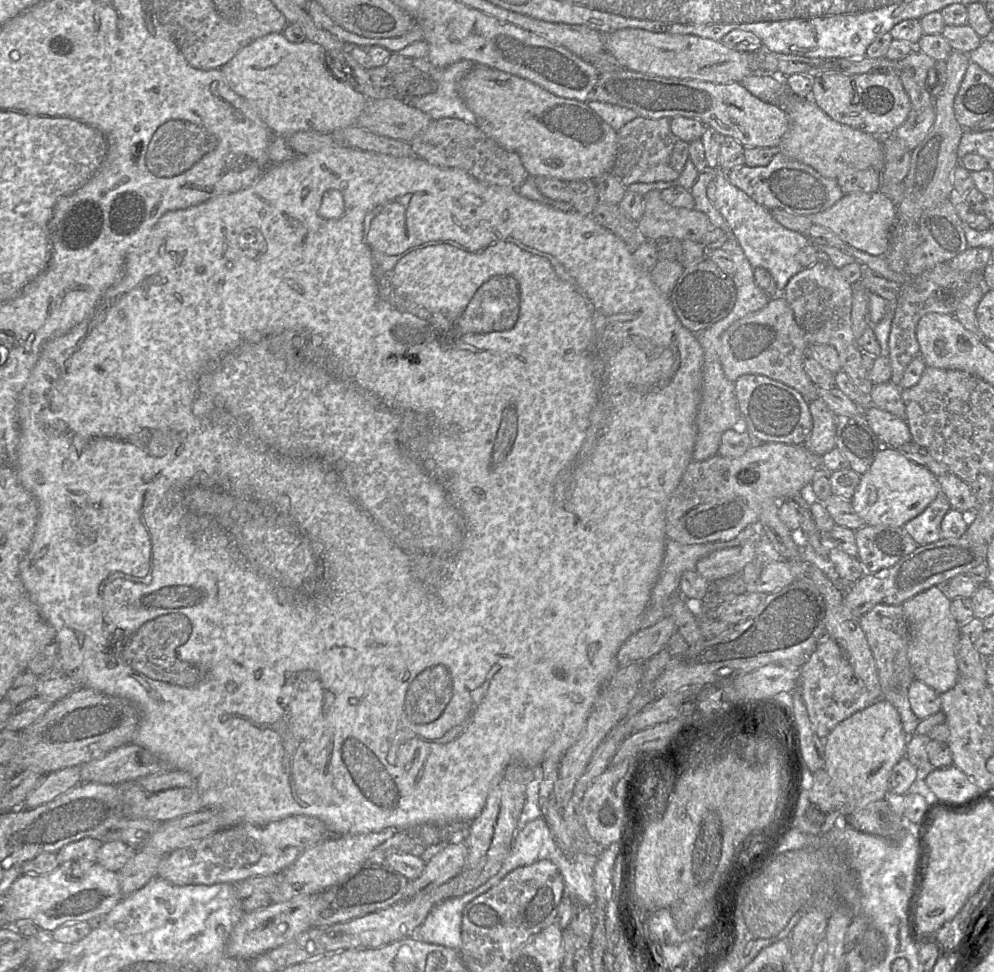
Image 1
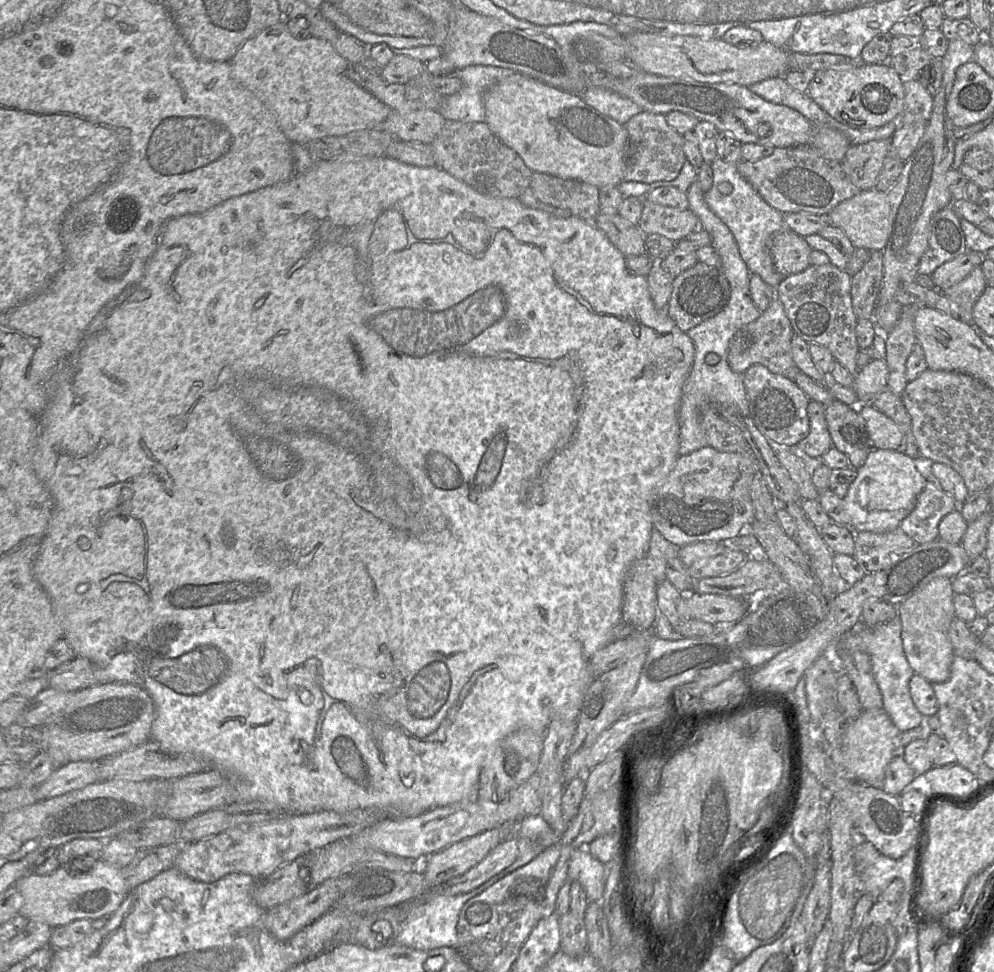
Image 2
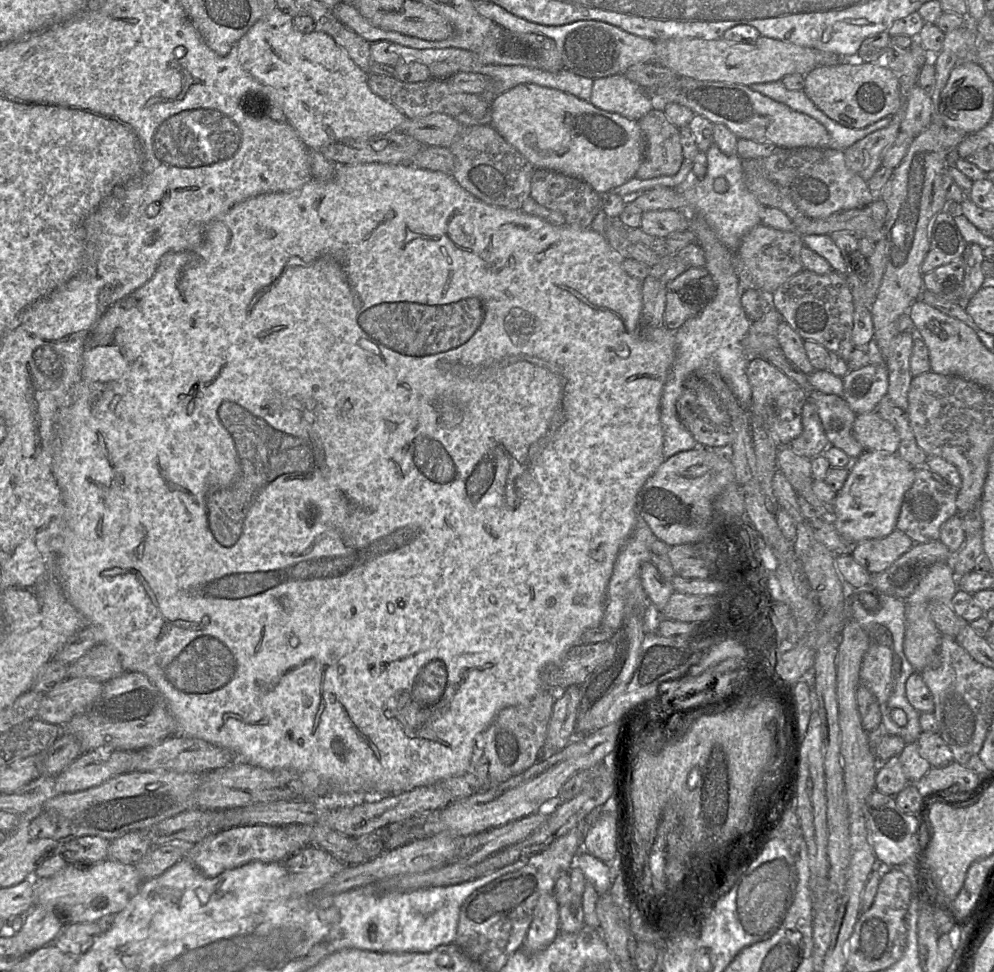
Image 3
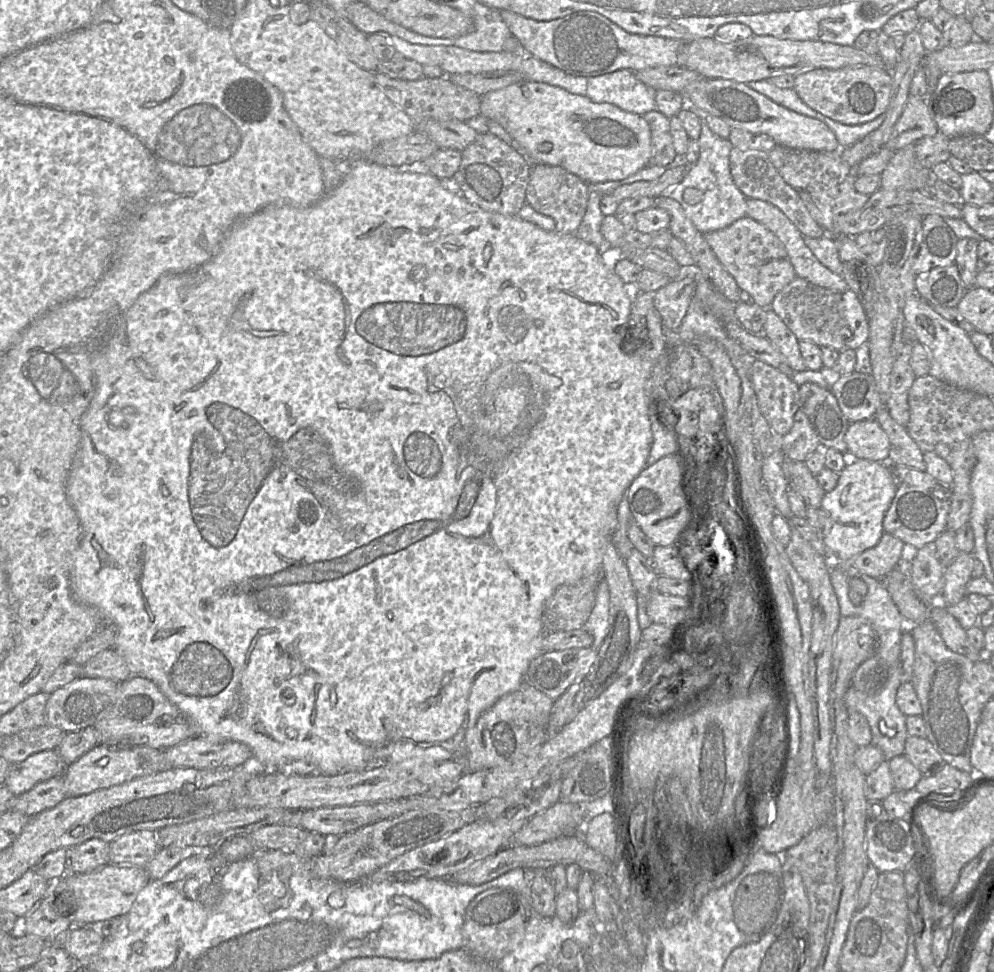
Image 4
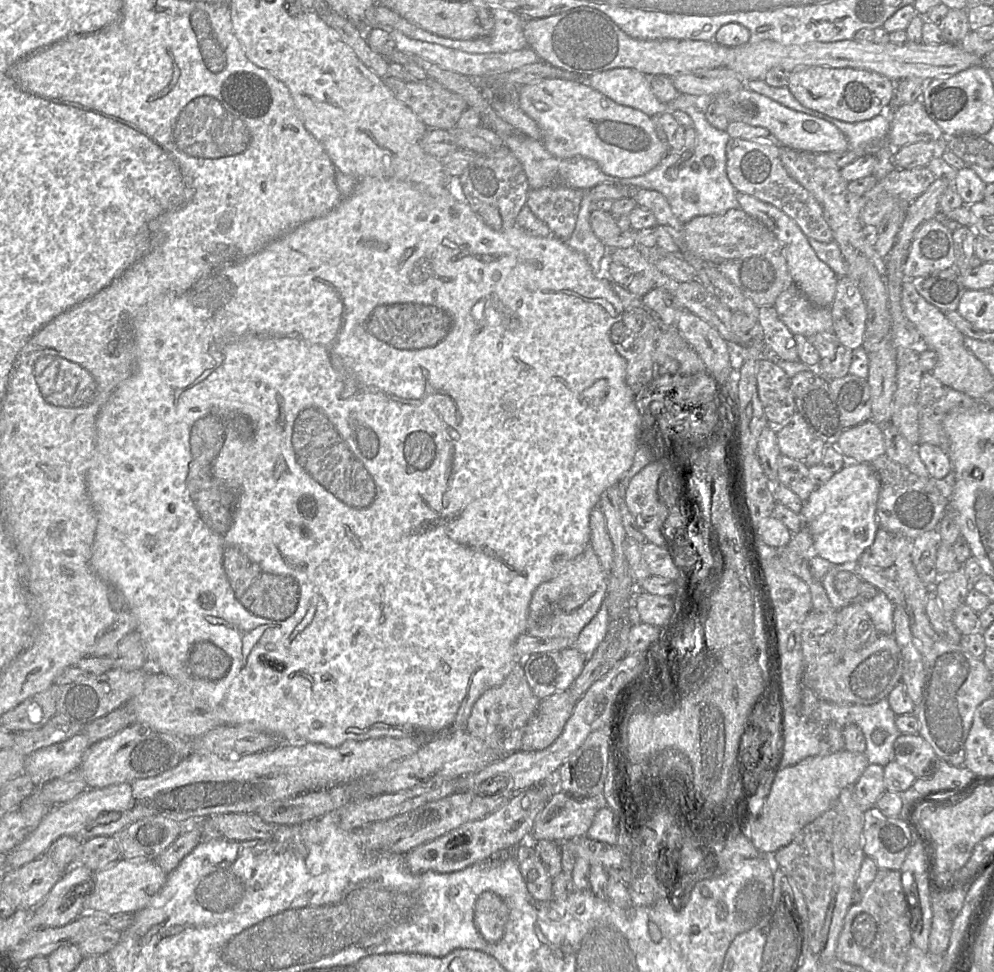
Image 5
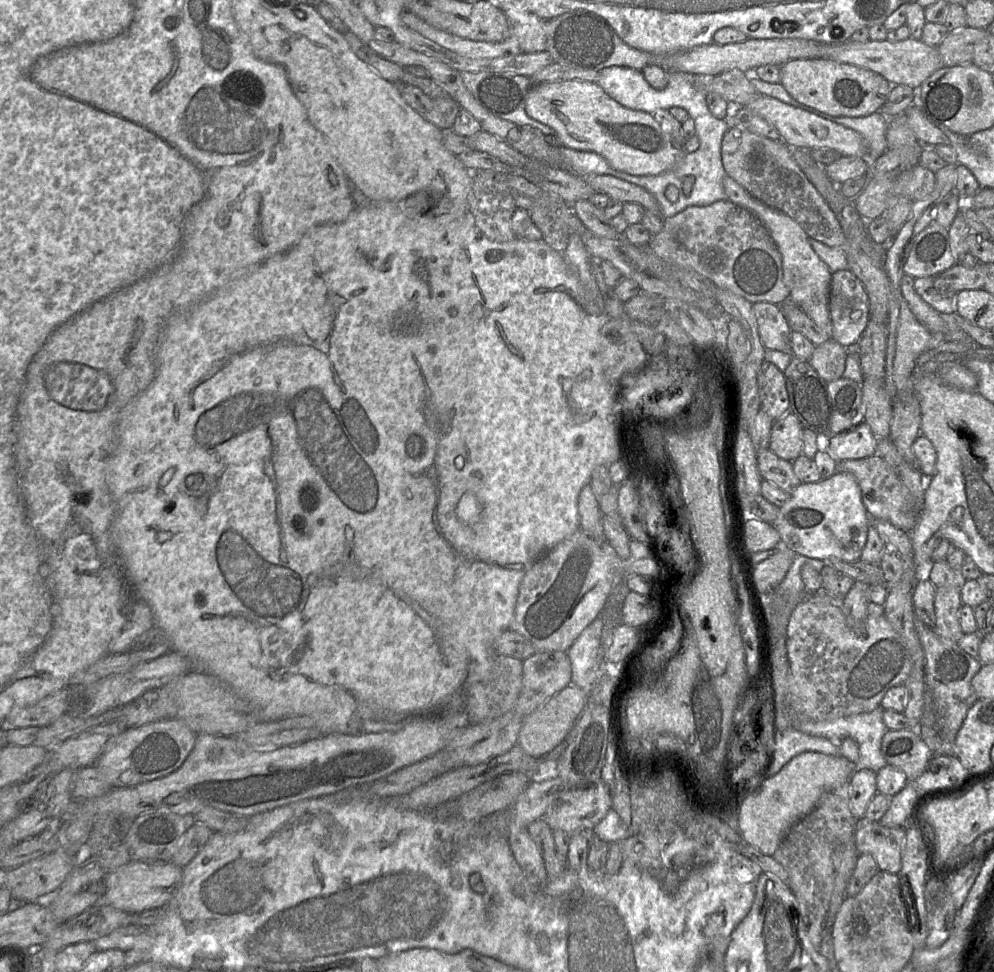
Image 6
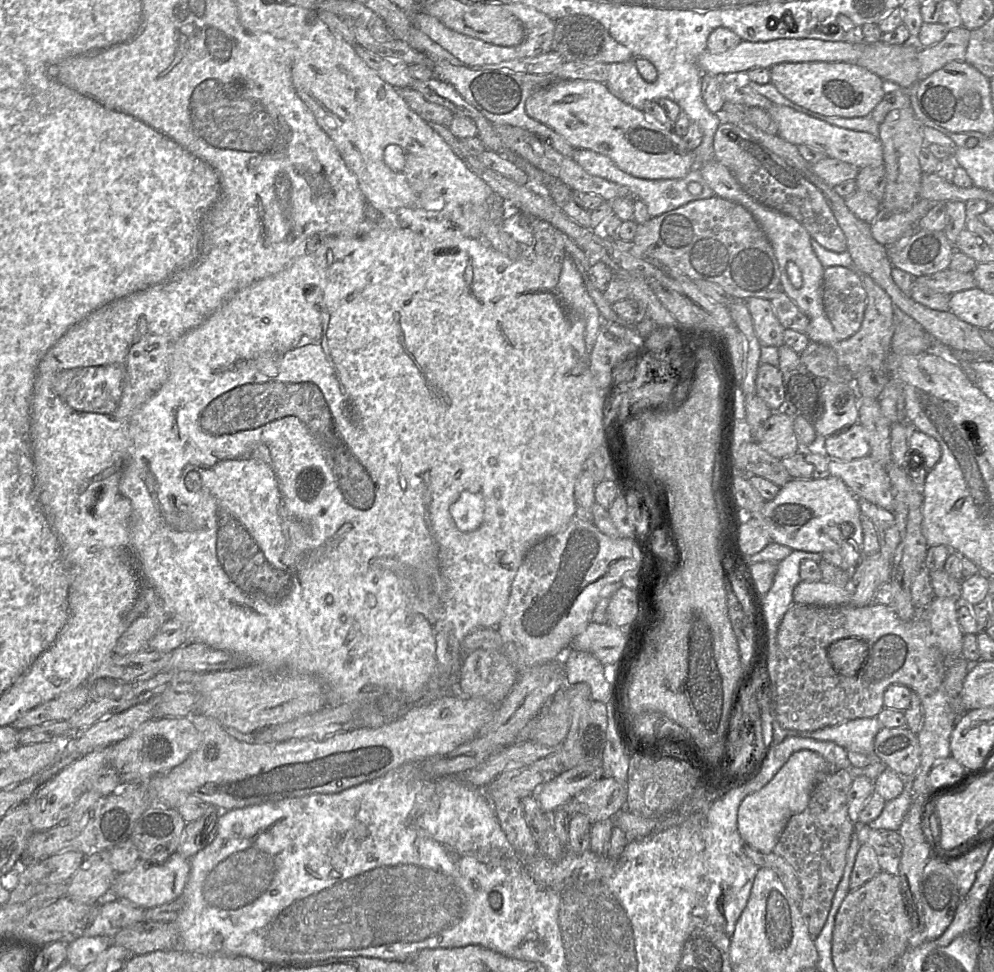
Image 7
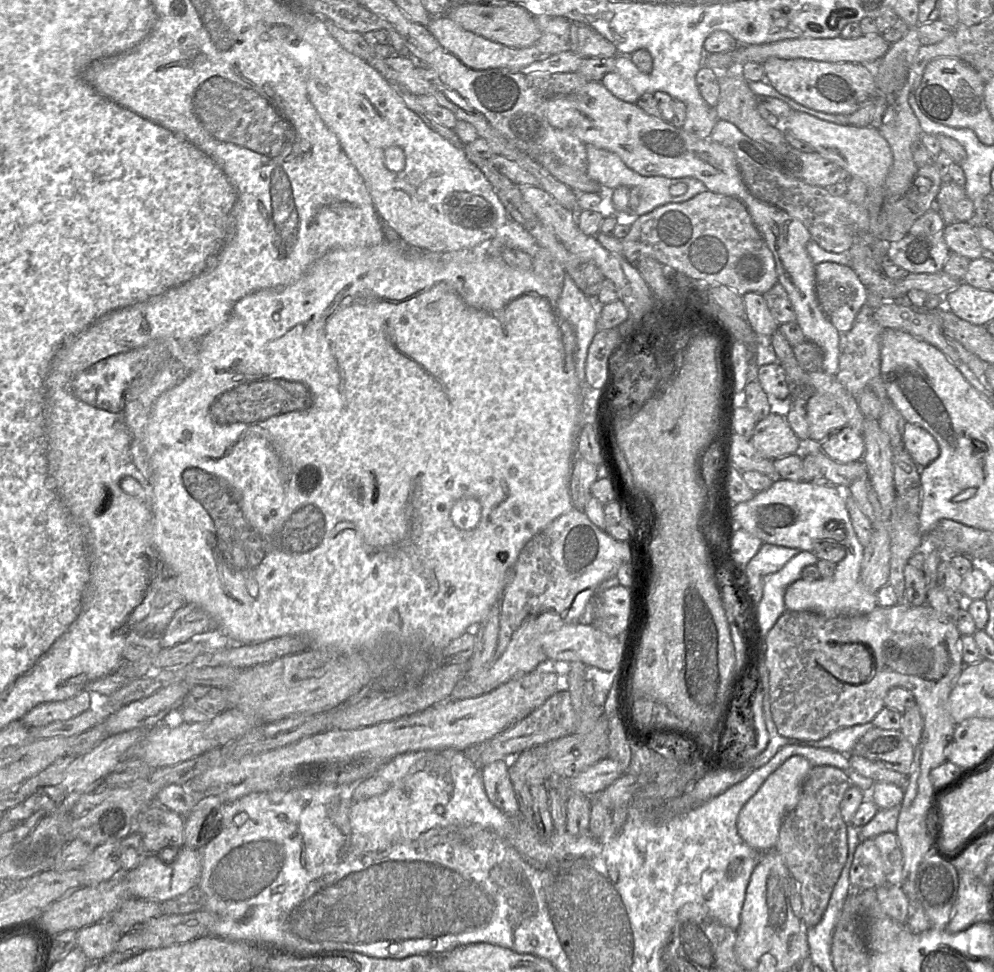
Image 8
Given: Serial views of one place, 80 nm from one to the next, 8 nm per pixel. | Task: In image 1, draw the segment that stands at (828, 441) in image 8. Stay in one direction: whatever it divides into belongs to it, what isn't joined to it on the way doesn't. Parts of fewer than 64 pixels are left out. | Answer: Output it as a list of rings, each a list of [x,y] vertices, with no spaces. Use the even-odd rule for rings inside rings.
[[[872,405],[863,408],[863,413],[883,446],[899,448],[912,441],[906,421]]]

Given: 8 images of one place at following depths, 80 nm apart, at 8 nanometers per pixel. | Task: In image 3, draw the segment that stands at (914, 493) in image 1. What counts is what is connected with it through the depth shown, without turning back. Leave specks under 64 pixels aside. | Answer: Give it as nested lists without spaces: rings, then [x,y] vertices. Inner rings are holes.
[[[864,451],[850,465],[849,475],[842,489],[836,494],[830,520],[840,535],[854,544],[865,539],[883,538],[896,529],[904,495],[912,486],[914,479],[915,468],[897,453]]]

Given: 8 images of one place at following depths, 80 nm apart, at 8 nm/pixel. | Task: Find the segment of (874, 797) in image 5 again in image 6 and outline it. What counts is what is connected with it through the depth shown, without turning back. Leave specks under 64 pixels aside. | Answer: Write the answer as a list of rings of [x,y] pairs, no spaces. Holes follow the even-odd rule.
[[[870,769],[855,770],[850,782],[850,811],[859,820],[865,814],[872,798],[877,794],[876,772]]]

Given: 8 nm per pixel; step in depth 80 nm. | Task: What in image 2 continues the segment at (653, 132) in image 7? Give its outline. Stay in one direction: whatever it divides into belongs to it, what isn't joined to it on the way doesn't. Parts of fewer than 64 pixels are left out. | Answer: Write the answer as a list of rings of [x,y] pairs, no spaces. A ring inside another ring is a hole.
[[[522,73],[493,85],[484,96],[485,123],[533,172],[573,179],[602,188],[618,186],[626,168],[628,132],[624,125],[587,105],[581,95],[564,91]]]

